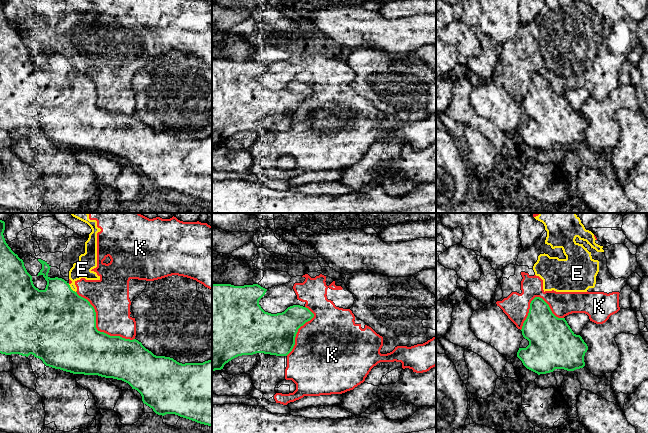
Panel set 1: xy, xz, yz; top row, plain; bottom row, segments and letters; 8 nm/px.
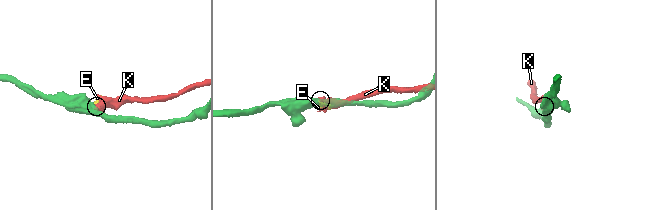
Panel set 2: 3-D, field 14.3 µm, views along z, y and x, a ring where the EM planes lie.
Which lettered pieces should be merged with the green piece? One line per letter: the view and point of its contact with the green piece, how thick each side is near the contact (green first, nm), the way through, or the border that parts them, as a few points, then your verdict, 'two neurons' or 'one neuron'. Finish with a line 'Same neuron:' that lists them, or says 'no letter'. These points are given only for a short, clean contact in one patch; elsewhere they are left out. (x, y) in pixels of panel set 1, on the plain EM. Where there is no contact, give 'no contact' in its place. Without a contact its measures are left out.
E: xy (70, 64) | 480/140 nm | two neurons
K: xy (95, 103) | 500/300 nm | two neurons
Same neuron: no letter

